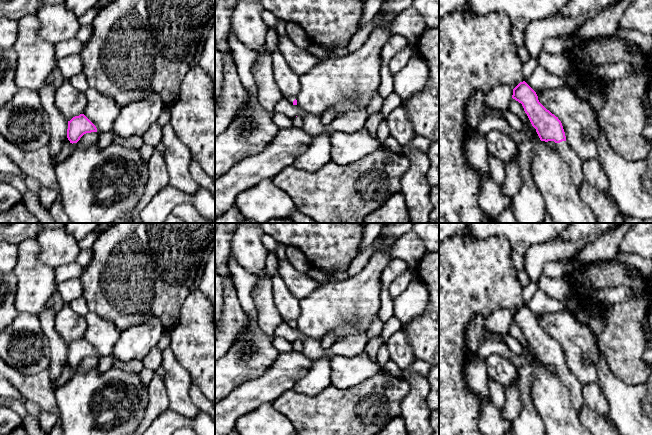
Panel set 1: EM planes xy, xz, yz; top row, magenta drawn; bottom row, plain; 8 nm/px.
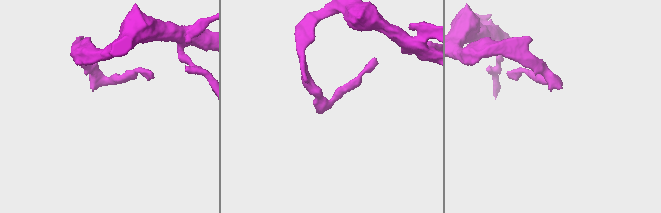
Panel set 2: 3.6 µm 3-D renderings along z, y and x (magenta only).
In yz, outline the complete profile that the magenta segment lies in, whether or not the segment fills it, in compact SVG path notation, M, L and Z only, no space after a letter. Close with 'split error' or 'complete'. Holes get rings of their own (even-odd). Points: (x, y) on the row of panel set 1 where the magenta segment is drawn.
M525 81L520 82L513 89L512 98L522 104L540 140L556 143L556 150L568 164L571 180L579 190L585 180L583 161L574 153L566 141L561 121L539 102L536 92Z; split error

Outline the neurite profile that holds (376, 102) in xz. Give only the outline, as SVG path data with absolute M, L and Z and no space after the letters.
M375 93L366 108L367 115L371 116L375 113L380 112L383 105L383 101L384 99L379 95L379 93Z

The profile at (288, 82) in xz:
M280 51L271 54L274 79L284 96L295 96L301 89L300 76L288 66Z

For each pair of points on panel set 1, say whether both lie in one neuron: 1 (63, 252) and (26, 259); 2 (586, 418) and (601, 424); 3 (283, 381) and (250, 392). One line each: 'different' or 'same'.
1: different
2: same
3: same

